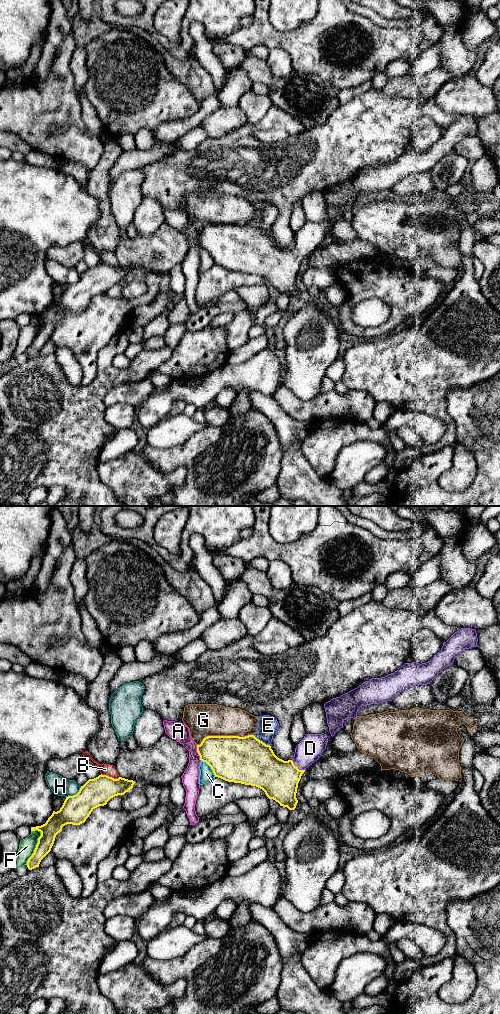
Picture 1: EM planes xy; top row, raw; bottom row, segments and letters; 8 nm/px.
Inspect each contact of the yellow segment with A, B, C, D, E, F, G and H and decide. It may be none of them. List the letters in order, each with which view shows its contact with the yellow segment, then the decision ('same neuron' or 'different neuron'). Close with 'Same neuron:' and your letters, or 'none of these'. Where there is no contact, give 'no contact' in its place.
A: meets yellow in xy; different neuron
B: meets yellow in xy; different neuron
C: meets yellow in xy; different neuron
D: meets yellow in xy; same neuron
E: meets yellow in xy; different neuron
F: meets yellow in xy; different neuron
G: meets yellow in xy; different neuron
H: meets yellow in xy; different neuron
Same neuron: D

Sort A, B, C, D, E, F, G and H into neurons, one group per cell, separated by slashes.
A / B / C / D / E / F / G / H

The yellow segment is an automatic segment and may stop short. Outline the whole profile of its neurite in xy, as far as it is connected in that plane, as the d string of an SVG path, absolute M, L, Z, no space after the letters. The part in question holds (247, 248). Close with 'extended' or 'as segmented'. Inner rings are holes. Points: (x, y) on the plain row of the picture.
M324 221L306 222L296 234L294 245L288 249L278 246L270 233L266 233L254 223L207 224L200 233L197 233L197 240L200 248L211 255L215 265L228 270L256 274L280 294L294 298L298 291L296 281L301 264L312 251L319 247L326 237L327 230L328 226Z; extended

